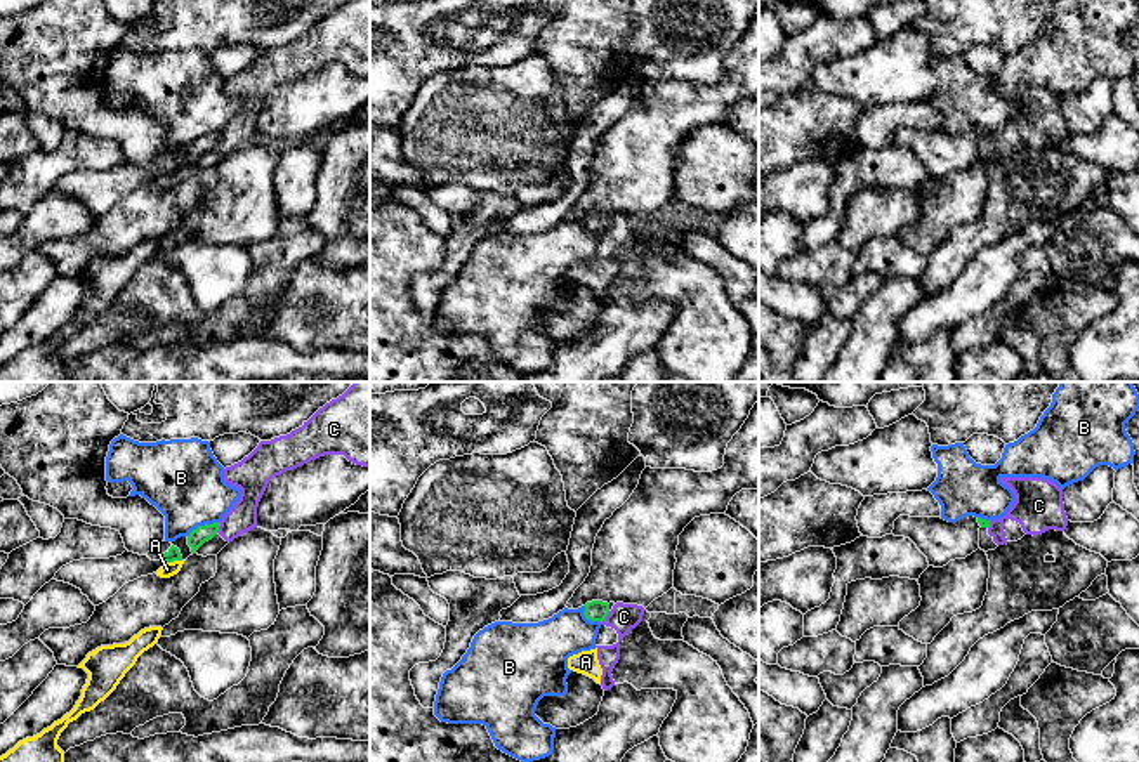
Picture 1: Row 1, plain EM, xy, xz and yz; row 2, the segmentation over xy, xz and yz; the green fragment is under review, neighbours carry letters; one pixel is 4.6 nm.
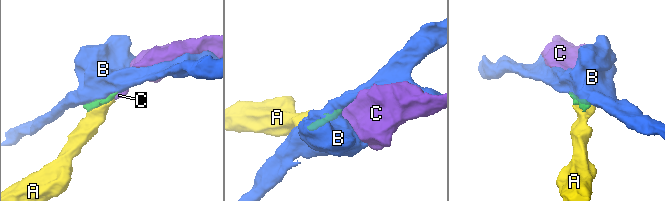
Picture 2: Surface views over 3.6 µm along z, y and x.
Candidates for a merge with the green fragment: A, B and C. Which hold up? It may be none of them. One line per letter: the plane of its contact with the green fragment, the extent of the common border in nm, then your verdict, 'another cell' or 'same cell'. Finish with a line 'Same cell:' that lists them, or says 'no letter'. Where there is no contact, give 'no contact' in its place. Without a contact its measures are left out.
A: meets green in xy; contact 90 nm long; another cell
B: meets green in xy; contact 170 nm long; another cell
C: meets green in xz; contact 70 nm long; another cell
Same cell: no letter

